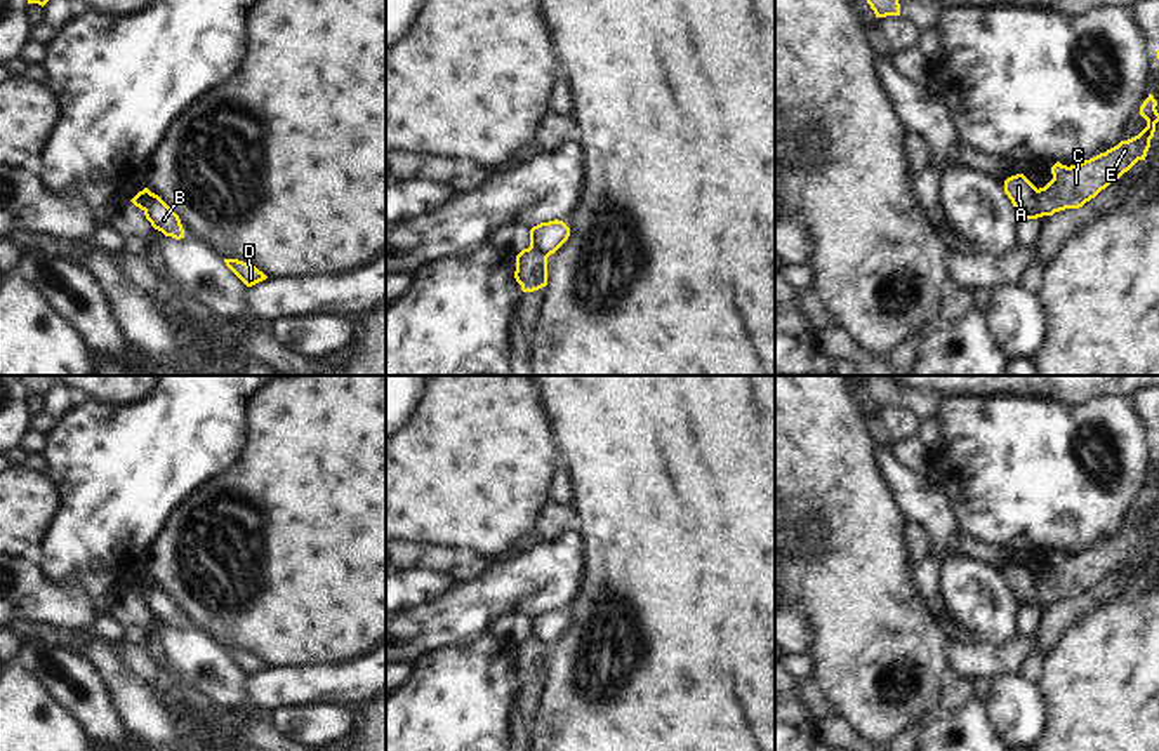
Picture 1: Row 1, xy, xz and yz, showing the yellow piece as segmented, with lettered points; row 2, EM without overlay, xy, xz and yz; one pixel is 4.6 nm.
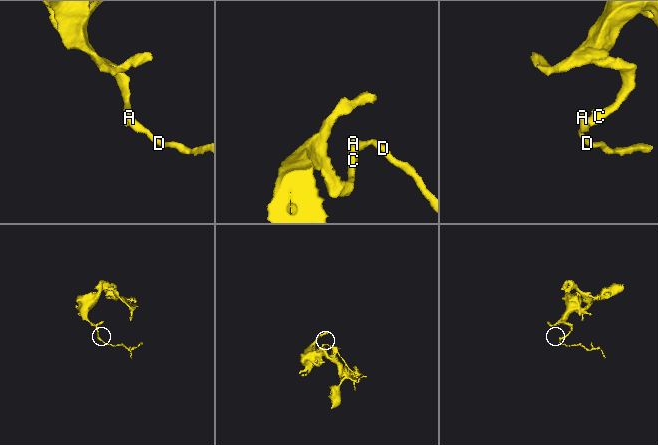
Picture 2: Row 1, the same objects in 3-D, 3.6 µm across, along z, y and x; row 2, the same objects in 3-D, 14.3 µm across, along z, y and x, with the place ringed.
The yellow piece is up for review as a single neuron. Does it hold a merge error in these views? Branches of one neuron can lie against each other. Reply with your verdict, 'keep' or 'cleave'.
cleave

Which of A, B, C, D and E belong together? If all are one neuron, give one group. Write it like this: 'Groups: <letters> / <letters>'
Groups: A B D / C E

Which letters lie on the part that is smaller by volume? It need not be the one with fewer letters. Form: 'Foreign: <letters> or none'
Foreign: A, B, D

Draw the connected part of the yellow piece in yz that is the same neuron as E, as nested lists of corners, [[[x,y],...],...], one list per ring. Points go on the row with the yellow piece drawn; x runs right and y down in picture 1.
[[[1152,94],[1140,106],[1140,115],[1147,127],[1135,137],[1121,141],[1117,146],[1077,165],[1051,167],[1053,179],[1036,191],[1041,217],[1053,216],[1065,209],[1079,209],[1095,198],[1110,183],[1128,172],[1138,160],[1145,160],[1150,139],[1159,122],[1157,101]]]

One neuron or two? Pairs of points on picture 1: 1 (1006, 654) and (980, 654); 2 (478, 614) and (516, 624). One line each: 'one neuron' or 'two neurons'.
1: one neuron
2: two neurons

